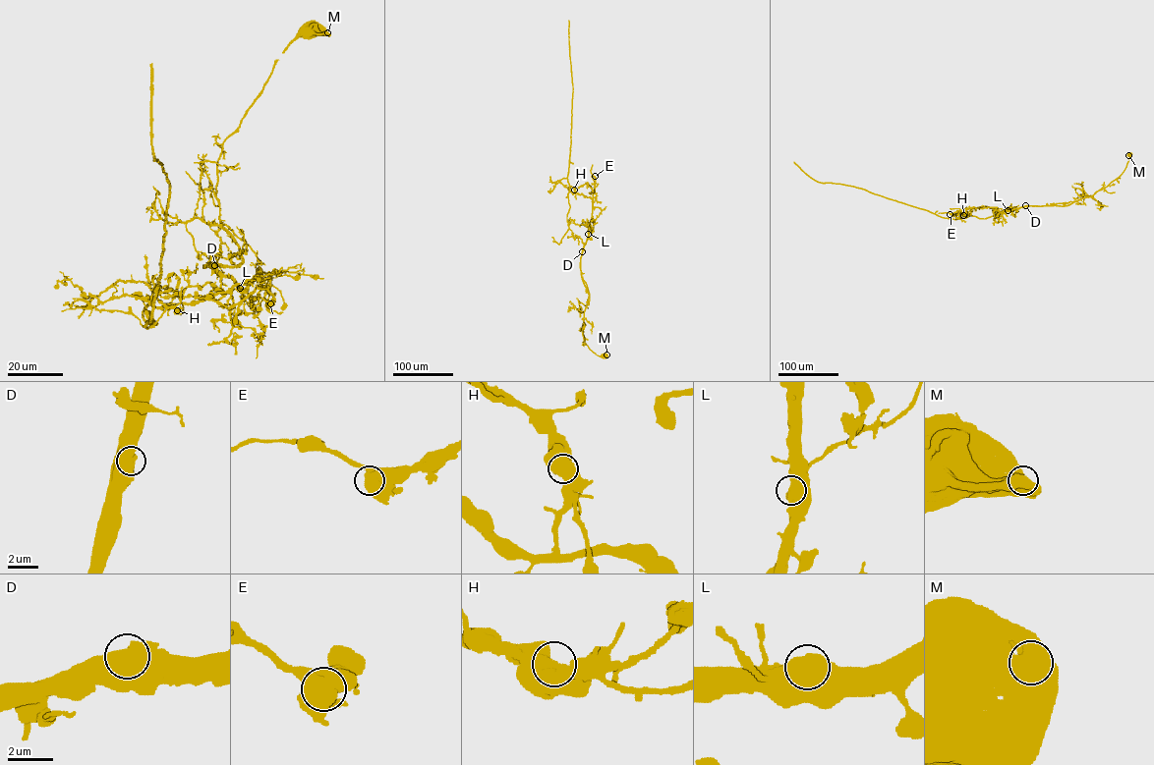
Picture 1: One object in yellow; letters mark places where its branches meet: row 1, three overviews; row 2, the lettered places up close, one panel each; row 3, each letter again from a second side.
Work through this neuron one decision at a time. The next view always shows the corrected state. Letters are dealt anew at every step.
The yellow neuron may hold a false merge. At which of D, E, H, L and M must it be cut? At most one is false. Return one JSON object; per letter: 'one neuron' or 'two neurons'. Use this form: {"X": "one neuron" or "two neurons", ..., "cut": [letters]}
{"D": "one neuron", "E": "one neuron", "H": "two neurons", "L": "one neuron", "M": "one neuron", "cut": ["H"]}

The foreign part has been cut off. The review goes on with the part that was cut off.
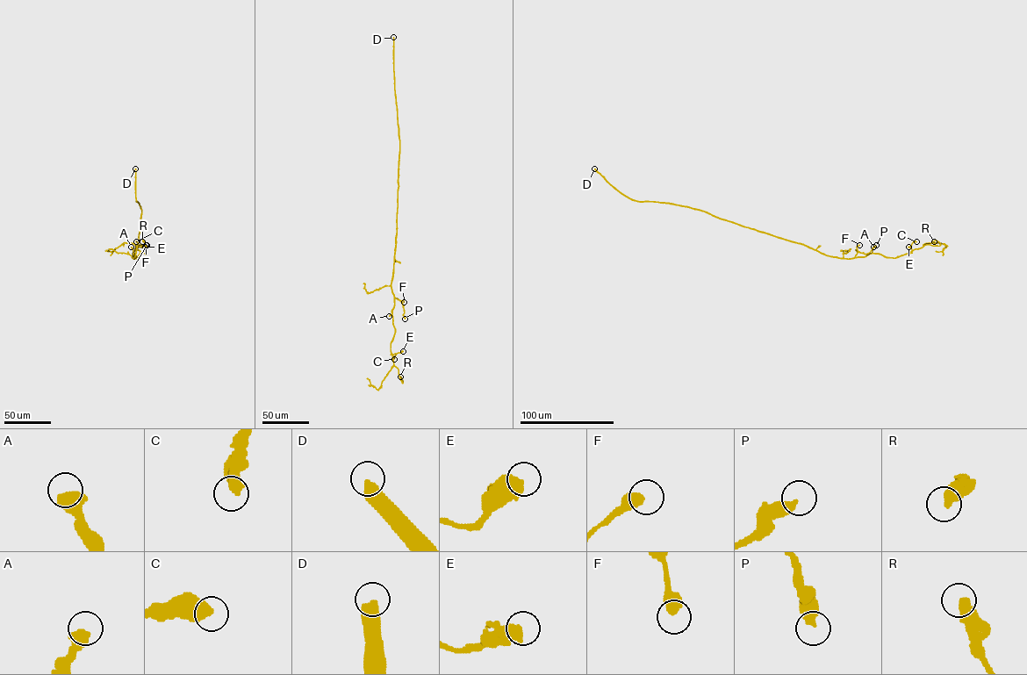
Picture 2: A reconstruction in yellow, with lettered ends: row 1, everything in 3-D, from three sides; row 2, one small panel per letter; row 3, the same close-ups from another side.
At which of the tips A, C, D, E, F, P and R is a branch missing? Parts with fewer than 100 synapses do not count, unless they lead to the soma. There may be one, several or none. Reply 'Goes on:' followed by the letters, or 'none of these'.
Goes on: D

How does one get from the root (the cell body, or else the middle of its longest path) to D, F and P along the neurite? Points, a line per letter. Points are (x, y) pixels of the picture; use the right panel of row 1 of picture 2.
D: (781, 239), (690, 207), (631, 200), (614, 189), (594, 168)
F: (781, 239), (841, 258), (853, 258), (859, 245)
P: (781, 239), (841, 258), (853, 258), (858, 252), (868, 254), (876, 245)

